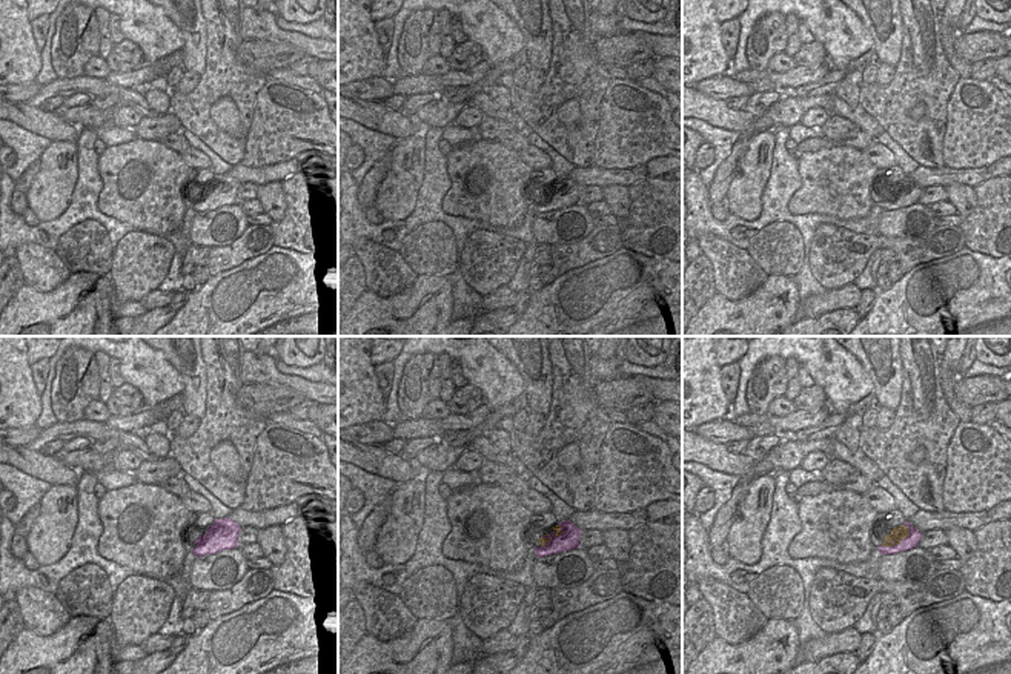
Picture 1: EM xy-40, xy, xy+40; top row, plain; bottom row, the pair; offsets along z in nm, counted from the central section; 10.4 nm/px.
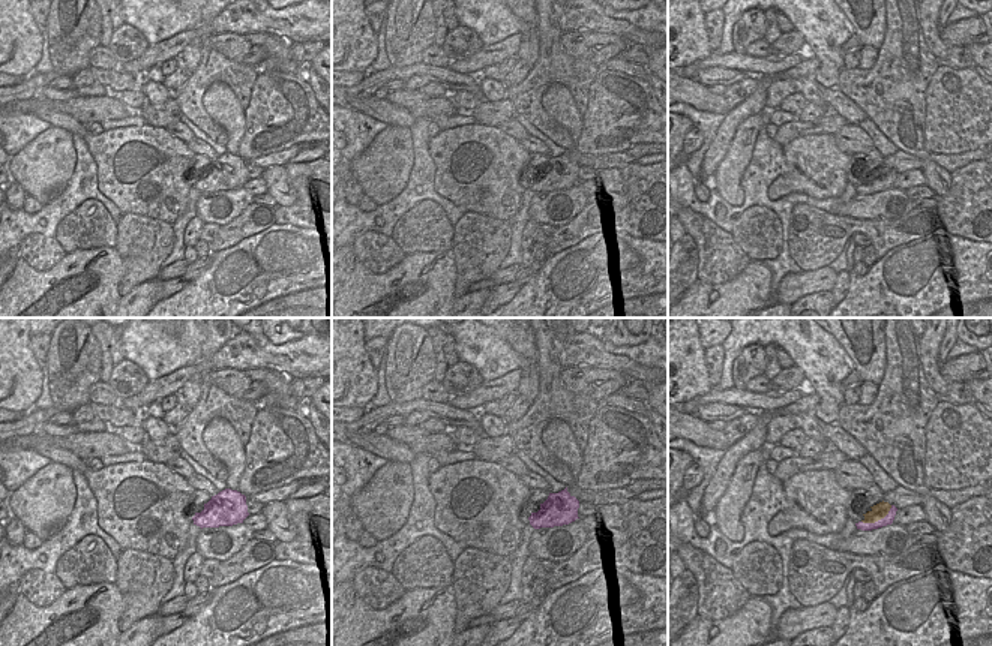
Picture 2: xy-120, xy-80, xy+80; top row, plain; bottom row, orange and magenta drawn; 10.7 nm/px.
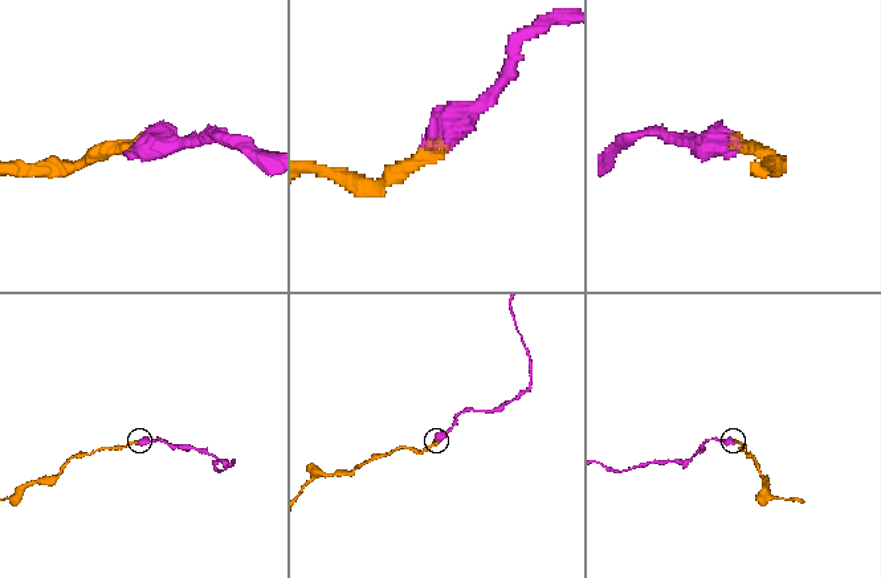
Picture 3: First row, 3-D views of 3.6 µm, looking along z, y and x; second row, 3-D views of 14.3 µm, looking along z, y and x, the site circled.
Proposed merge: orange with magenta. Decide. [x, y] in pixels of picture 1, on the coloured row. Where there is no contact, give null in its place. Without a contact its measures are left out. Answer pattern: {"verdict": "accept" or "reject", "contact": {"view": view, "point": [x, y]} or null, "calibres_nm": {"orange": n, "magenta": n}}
{"verdict": "accept", "contact": {"view": "xy+40", "point": [898, 542]}, "calibres_nm": {"orange": 140, "magenta": 140}}

